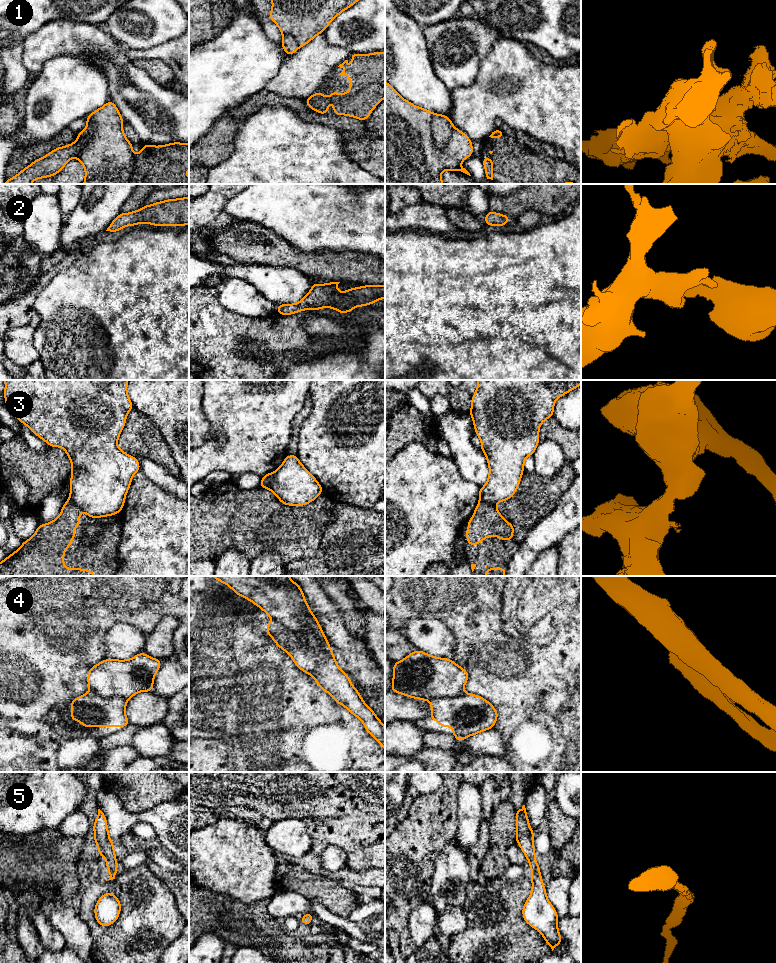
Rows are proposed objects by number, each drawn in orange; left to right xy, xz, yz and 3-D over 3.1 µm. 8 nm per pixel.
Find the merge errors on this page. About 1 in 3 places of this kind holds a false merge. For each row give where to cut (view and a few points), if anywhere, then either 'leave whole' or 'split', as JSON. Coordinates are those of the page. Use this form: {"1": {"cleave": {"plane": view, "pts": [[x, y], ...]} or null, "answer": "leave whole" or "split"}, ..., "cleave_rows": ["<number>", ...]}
{"1": {"cleave": null, "answer": "leave whole"}, "2": {"cleave": null, "answer": "leave whole"}, "3": {"cleave": {"plane": "xz", "pts": [[274, 472], [269, 488]]}, "answer": "split"}, "4": {"cleave": {"plane": "xz", "pts": [[274, 620], [301, 639], [307, 634], [311, 634], [331, 650]]}, "answer": "split"}, "5": {"cleave": null, "answer": "leave whole"}, "cleave_rows": ["3", "4"]}

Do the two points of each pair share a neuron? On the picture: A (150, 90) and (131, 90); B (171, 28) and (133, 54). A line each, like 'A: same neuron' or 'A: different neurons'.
A: same neuron
B: different neurons

